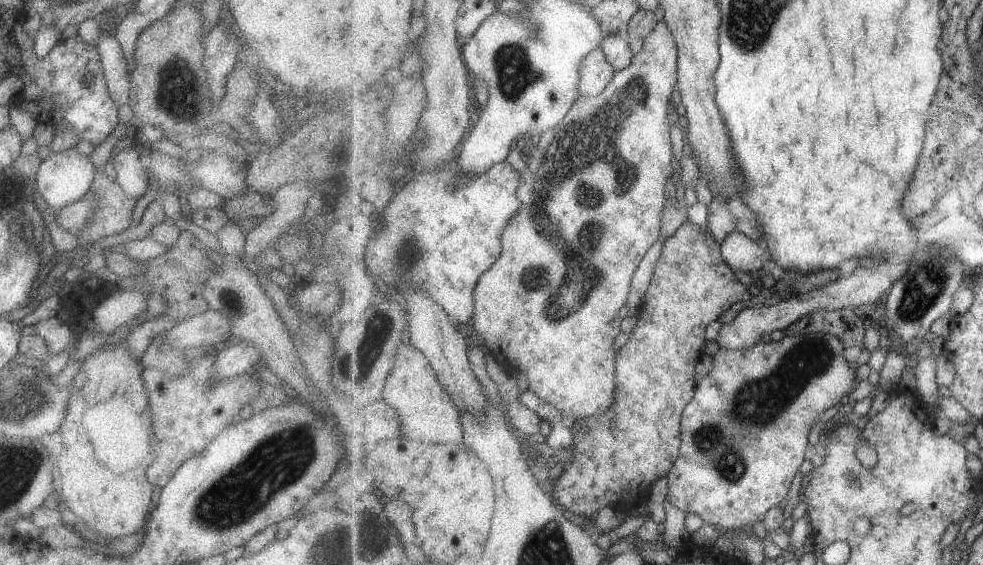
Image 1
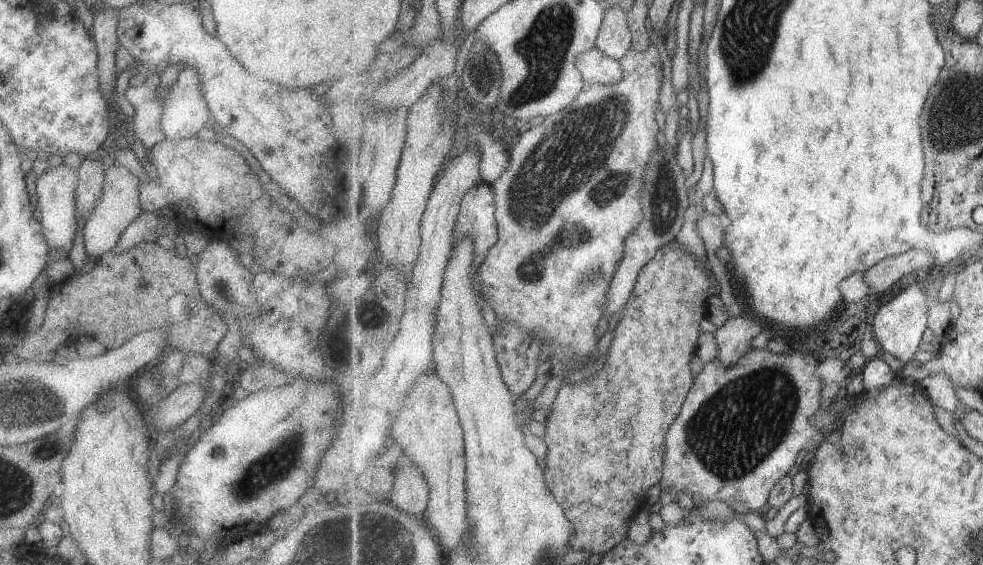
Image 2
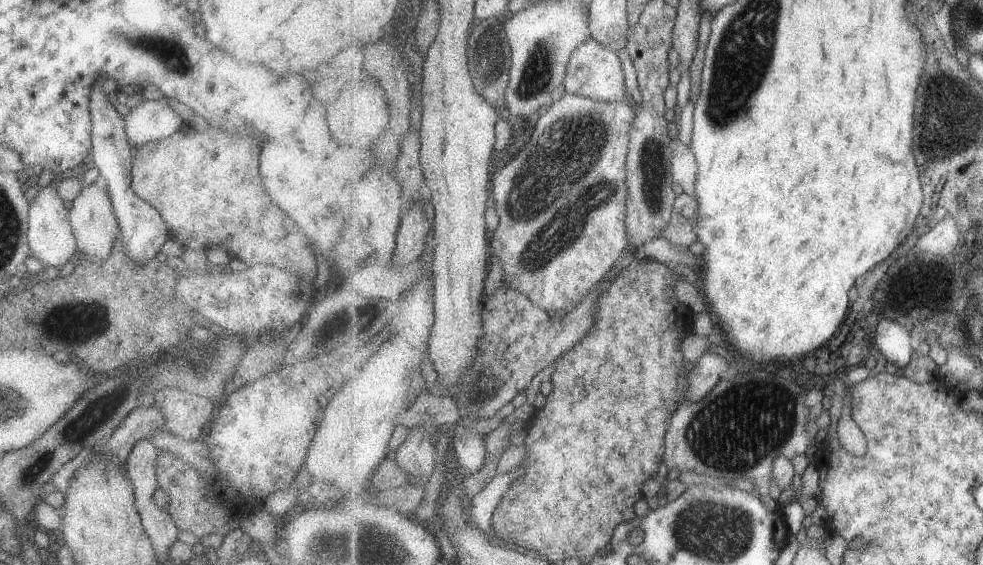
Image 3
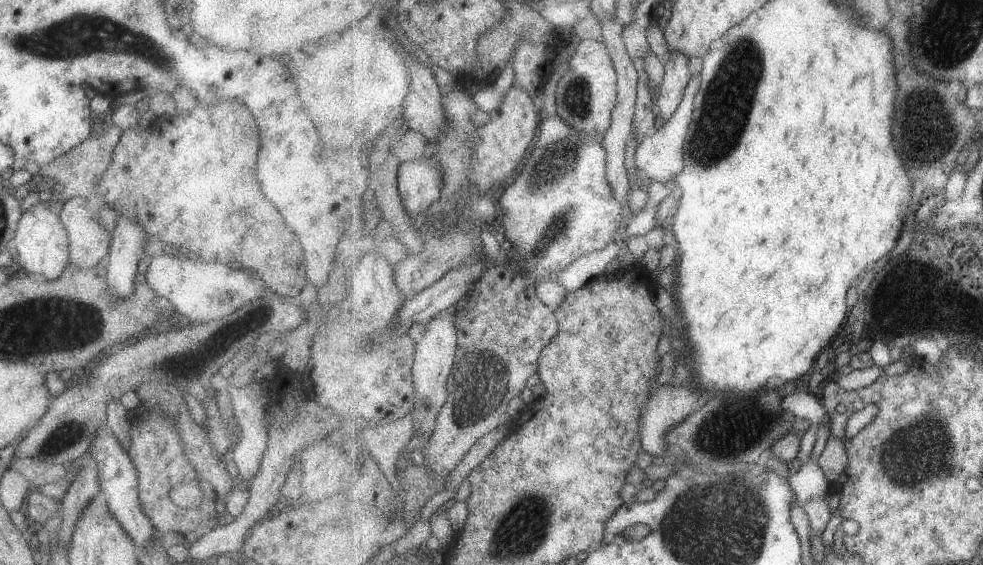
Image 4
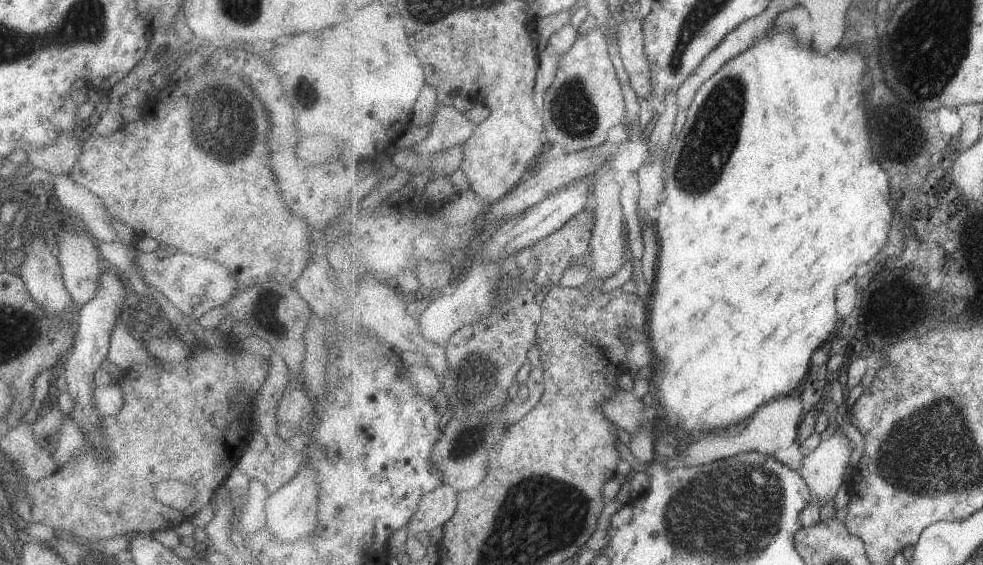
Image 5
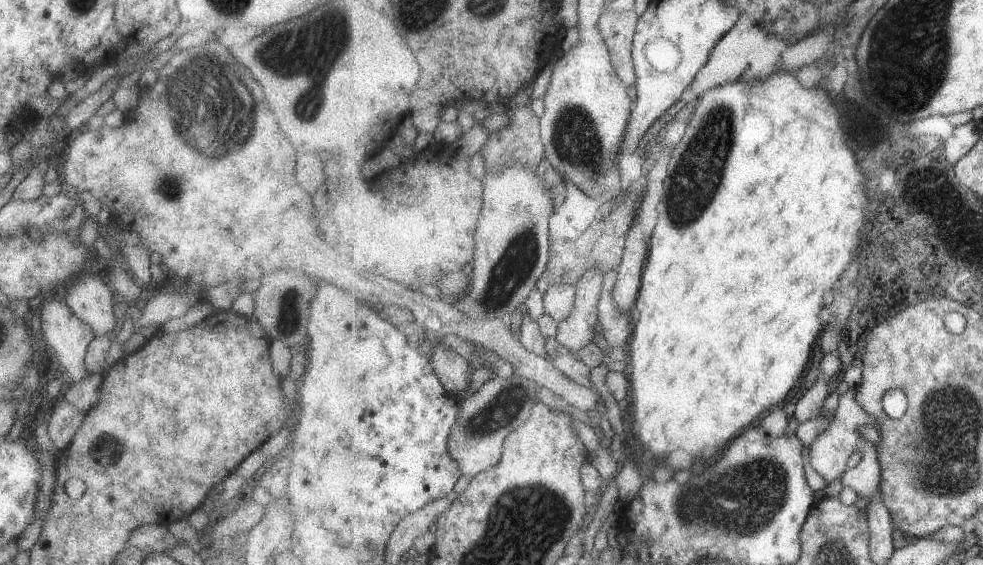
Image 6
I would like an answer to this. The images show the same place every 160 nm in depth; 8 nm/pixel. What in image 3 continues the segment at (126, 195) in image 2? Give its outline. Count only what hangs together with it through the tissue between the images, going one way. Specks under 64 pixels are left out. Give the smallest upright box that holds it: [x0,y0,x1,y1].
[68,181,120,260]

